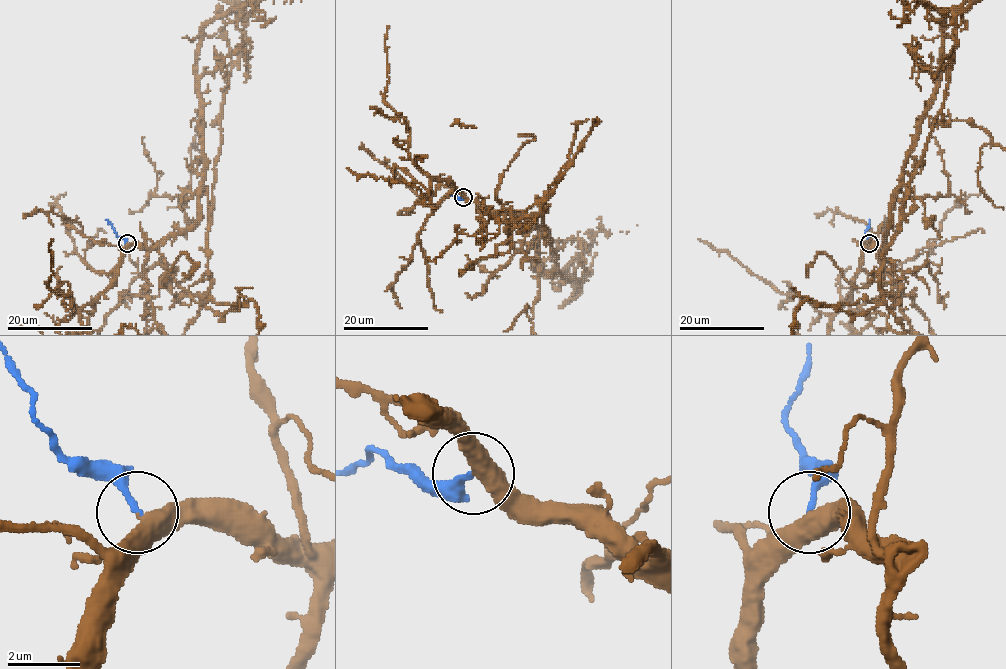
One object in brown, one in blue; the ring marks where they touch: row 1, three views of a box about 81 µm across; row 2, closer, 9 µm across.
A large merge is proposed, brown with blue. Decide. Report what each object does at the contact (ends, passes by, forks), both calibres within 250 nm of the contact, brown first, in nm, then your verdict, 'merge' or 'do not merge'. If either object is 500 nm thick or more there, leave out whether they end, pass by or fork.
brown passes by; blue ends there; 420 nm thick on the brown side, 160 nm on the other; merge

